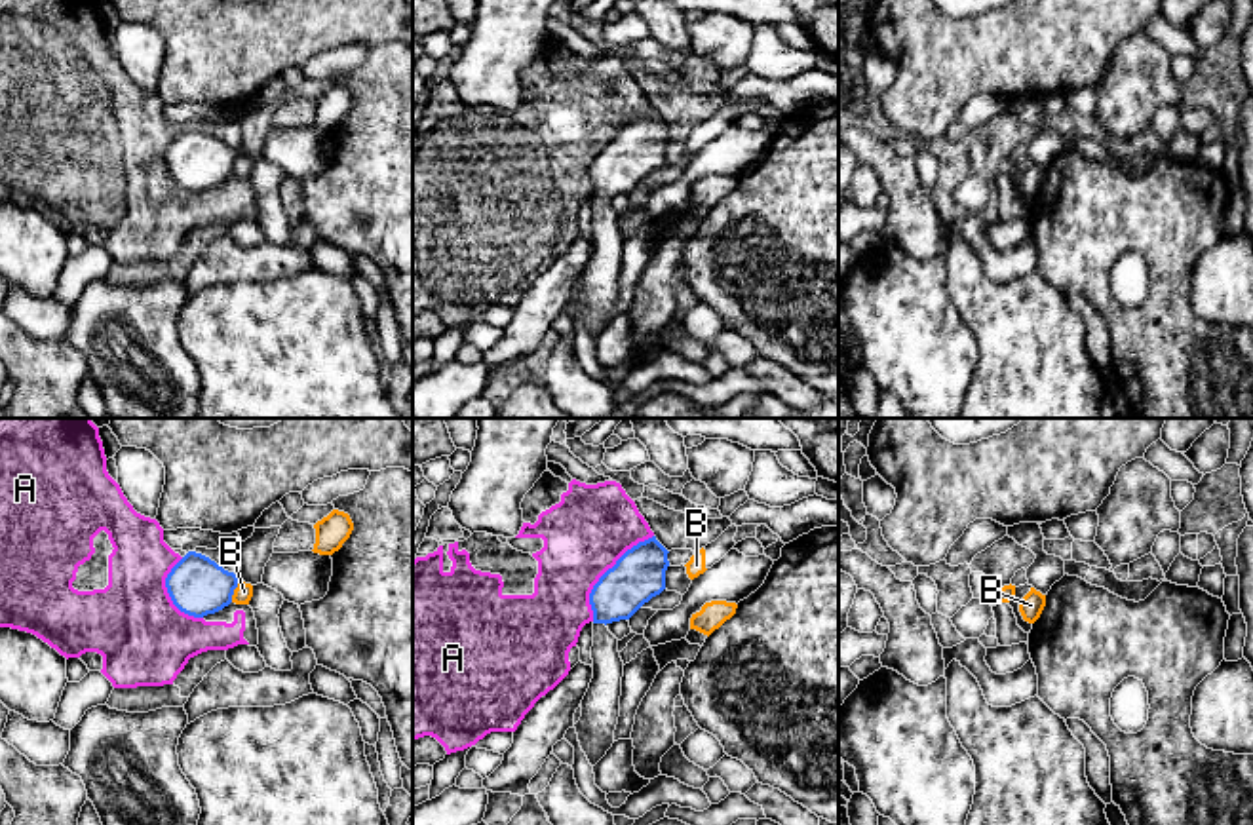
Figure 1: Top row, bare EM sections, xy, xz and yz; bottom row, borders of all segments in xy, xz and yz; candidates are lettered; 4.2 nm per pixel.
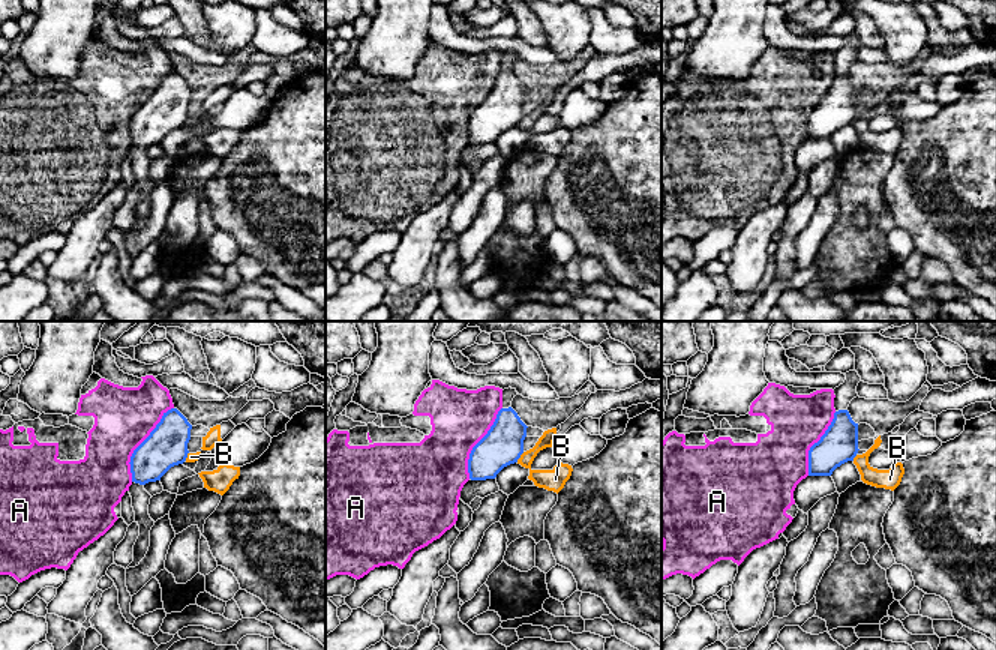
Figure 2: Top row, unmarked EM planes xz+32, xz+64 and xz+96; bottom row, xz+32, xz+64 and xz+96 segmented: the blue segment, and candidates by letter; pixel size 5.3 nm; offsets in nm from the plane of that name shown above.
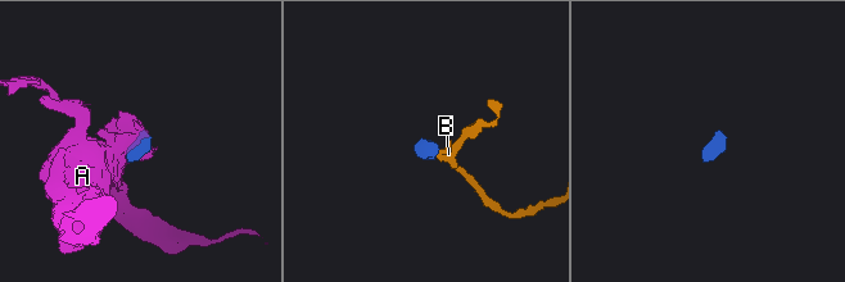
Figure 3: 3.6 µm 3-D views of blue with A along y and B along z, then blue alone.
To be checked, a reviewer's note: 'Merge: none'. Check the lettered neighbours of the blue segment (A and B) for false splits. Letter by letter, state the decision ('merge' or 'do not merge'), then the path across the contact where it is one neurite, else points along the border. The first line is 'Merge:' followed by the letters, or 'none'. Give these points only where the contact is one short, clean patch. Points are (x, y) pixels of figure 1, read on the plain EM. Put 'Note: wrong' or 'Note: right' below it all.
Merge: none
A: do not merge
B: do not merge; border xy (240, 156), (231, 175)
Note: right

